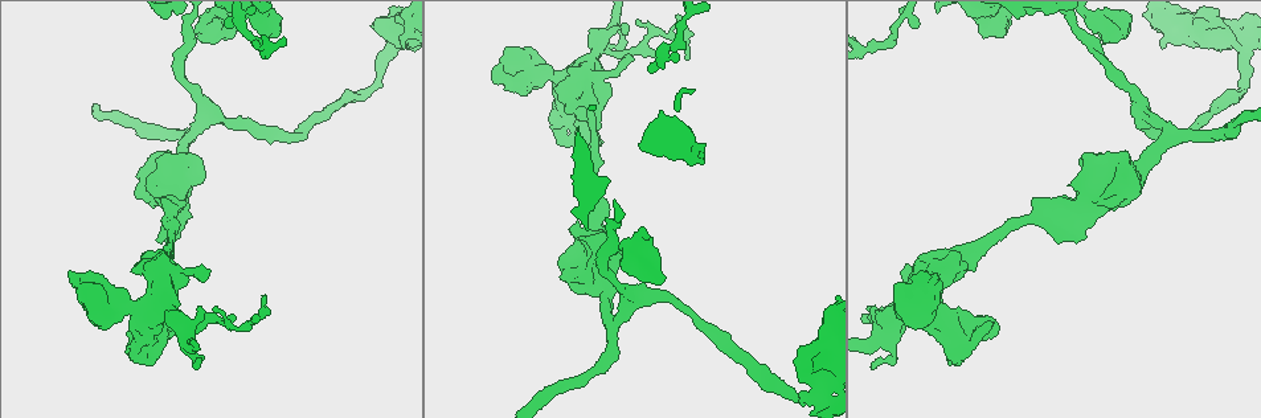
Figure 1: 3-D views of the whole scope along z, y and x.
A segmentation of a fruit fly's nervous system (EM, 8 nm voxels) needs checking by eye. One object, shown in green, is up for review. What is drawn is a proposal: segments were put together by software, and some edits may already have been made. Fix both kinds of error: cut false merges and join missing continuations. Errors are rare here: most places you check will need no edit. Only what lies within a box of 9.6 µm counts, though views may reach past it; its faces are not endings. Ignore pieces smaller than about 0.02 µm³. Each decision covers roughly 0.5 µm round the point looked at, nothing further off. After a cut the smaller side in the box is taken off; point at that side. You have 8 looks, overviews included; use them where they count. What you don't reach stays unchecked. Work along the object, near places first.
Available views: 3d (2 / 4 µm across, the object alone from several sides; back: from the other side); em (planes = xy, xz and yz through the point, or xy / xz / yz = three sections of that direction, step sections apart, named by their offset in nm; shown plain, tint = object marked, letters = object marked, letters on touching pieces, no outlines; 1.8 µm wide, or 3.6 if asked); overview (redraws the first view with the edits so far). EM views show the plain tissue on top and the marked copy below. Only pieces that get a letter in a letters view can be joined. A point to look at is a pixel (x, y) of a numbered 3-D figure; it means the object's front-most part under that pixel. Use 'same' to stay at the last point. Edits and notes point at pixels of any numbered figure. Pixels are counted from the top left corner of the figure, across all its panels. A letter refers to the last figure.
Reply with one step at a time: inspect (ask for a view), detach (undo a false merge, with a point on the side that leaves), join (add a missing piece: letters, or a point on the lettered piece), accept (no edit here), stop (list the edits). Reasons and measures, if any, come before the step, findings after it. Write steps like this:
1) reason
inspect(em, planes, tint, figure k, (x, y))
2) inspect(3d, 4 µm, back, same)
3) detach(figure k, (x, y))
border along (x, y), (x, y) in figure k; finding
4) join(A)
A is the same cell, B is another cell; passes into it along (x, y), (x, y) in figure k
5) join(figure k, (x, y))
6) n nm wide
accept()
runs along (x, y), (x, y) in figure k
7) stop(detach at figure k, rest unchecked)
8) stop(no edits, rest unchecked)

inspect(3d, 4 µm, figure 1, (994, 25))

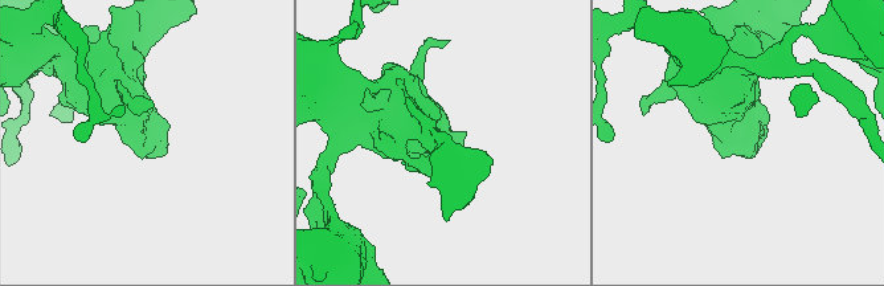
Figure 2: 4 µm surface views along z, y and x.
inspect(em, 3.6 µm, planes, letters, figure 2, (736, 134))

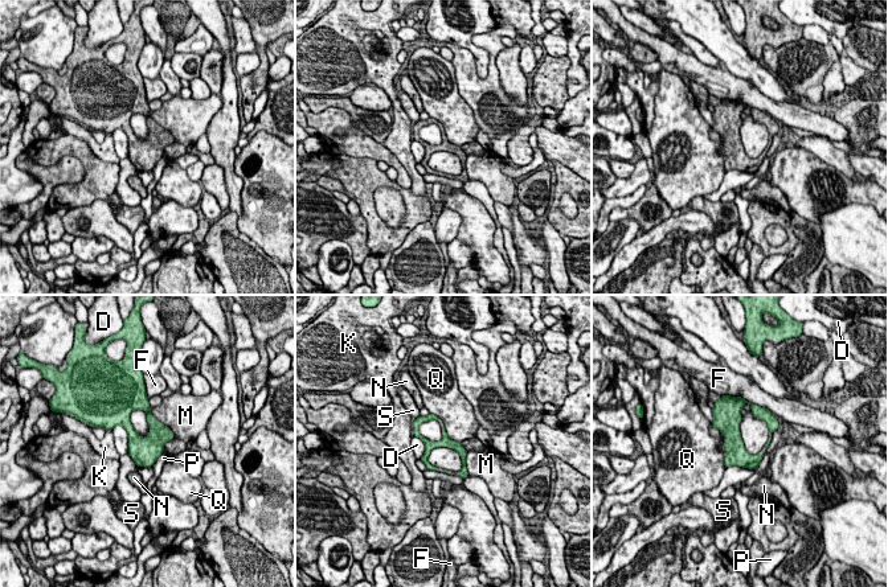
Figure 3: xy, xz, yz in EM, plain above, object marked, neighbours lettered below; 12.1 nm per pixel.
accept()
D, F, K, M, N, P, Q and S are other cells; border along (720, 446), (725, 452), (725, 468) in figure 3; one neuron here

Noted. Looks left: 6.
thin arm on a thick one
inspect(3d, 2 µm, figure 1, (1233, 41))

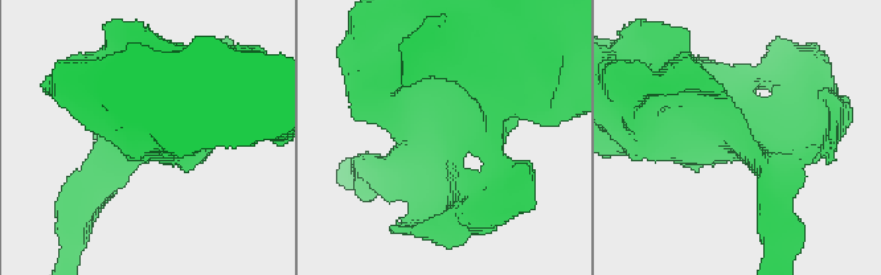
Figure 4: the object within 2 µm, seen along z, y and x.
inspect(em, xz, step 16, tint, figure 4, (742, 143))

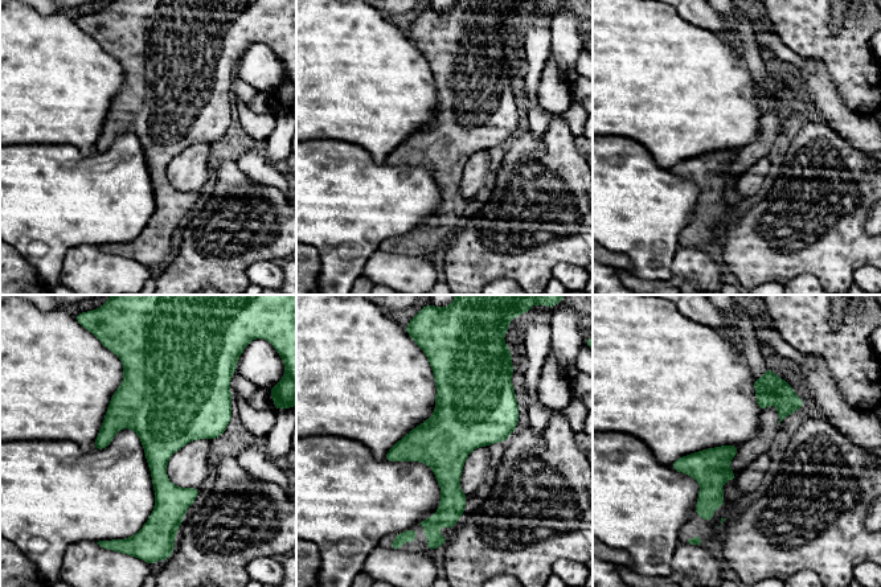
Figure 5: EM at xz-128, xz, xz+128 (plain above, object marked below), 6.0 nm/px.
inspect(em, xy, step 16, letters, same)

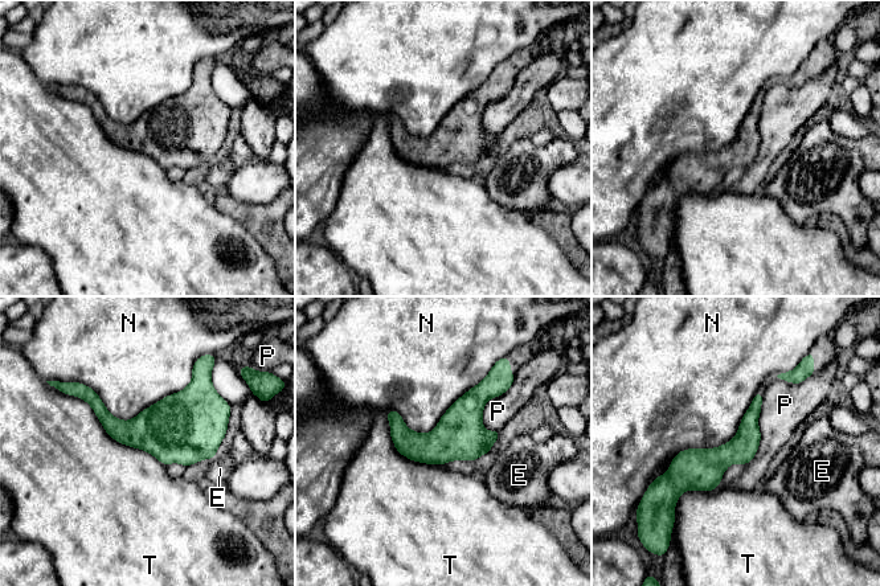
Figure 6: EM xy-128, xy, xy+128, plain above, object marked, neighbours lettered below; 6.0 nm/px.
T touches over 700 nm
accept()
E, N, P and T are other cells; border along (73, 394), (114, 439), (166, 464) in figure 6; one neuron here

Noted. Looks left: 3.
calibre changes
inspect(3d, 4 µm, figure 1, (926, 297))

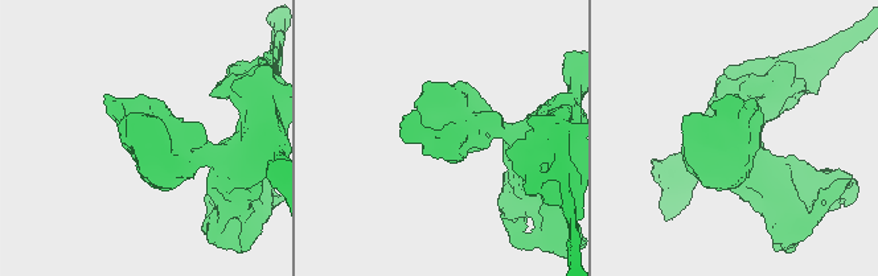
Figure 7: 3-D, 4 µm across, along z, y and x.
now the EM
inspect(em, 3.6 µm, planes, tint, figure 7, (734, 140))

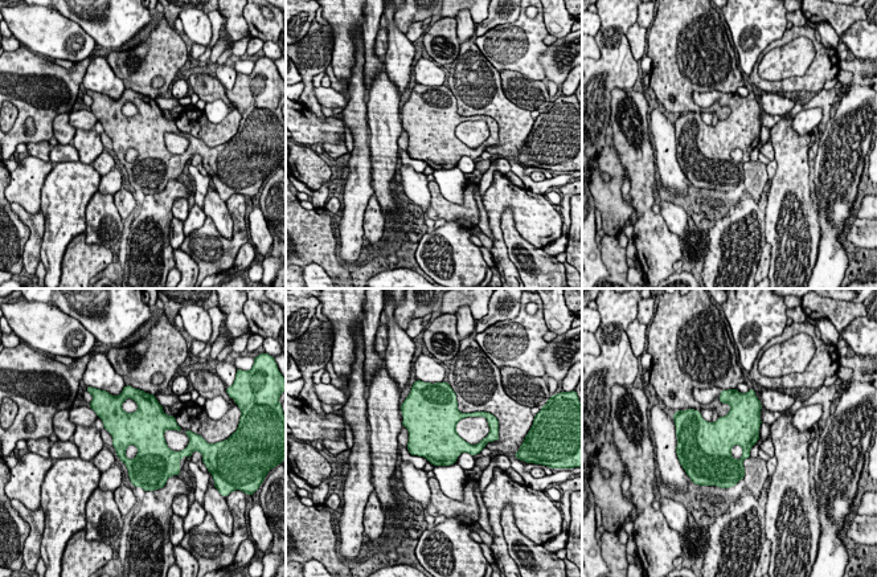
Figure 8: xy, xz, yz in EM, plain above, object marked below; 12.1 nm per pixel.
what lies round it
inspect(em, 3.6 µm, planes, letters, same)

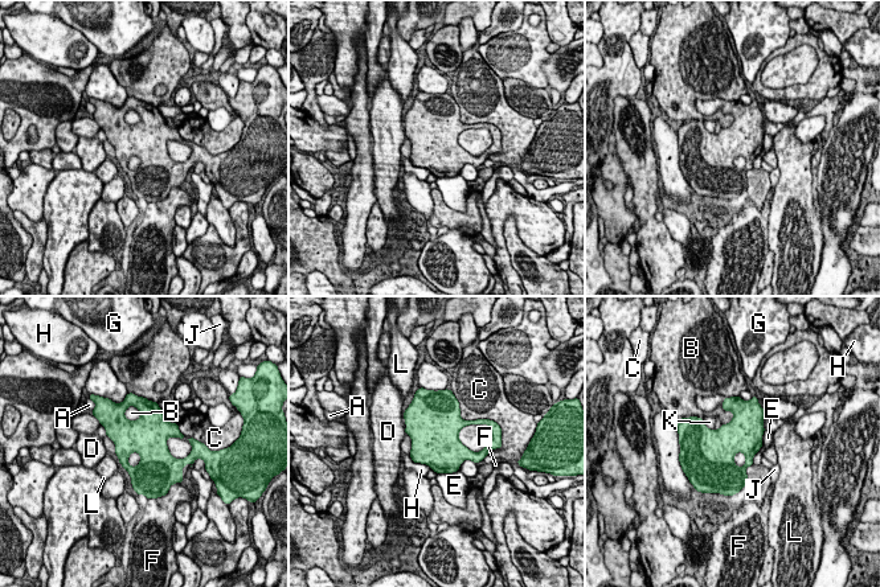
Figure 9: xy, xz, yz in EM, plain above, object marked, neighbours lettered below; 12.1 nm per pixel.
accept()
A, B, C, D, E, F, G, H, J, K and L are other cells; border along (409, 456), (430, 468) in figure 9; continuous, no second neuron

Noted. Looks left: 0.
stop(no edits, rest unchecked)

